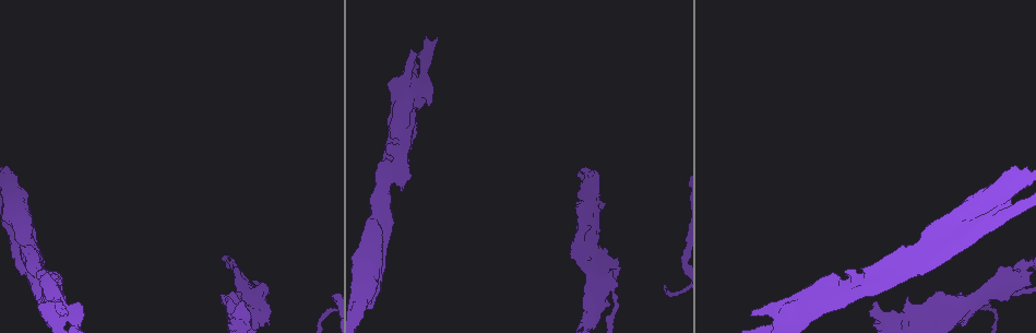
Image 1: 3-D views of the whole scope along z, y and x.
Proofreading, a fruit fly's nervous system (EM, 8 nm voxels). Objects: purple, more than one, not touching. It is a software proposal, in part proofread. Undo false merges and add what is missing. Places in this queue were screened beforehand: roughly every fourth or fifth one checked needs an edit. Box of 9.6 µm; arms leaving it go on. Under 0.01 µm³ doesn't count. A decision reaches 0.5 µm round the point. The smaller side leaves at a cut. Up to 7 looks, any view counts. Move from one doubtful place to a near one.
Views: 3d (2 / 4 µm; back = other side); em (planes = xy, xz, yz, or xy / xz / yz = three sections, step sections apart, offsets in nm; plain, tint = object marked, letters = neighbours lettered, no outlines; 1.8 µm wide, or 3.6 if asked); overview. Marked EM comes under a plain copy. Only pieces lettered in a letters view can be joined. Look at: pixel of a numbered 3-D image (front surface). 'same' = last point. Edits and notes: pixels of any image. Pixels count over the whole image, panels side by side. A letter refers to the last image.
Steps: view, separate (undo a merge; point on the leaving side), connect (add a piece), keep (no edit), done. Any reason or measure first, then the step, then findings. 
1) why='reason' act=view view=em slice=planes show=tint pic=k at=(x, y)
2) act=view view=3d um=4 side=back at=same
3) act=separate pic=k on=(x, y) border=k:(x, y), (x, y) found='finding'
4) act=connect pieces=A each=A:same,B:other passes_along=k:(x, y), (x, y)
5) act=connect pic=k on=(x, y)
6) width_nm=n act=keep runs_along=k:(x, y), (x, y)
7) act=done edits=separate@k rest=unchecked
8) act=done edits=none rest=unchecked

why='thick end' act=view view=3d um=4 pic=1 at=(907, 298)

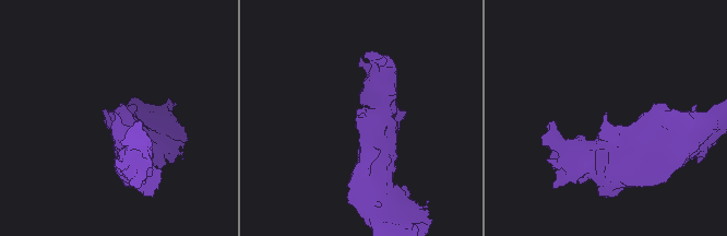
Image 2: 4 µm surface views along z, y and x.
why='need the tissue' act=view view=em slice=xy step=4 show=tint pic=2 at=(360, 116)

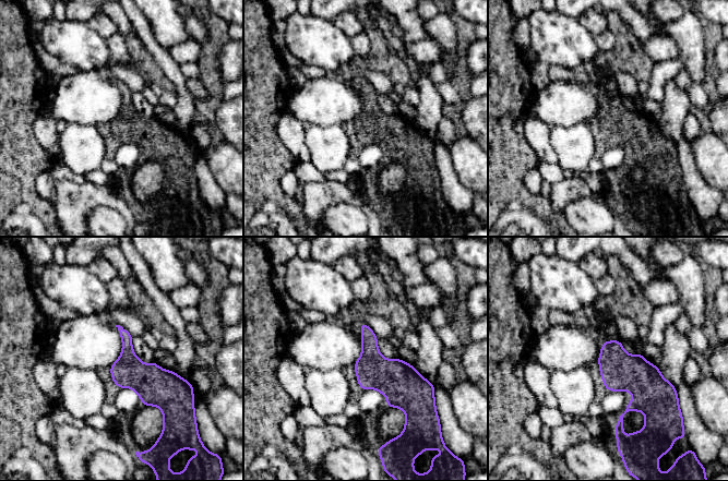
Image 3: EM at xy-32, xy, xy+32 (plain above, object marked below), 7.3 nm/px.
act=view view=em slice=planes show=letters at=same

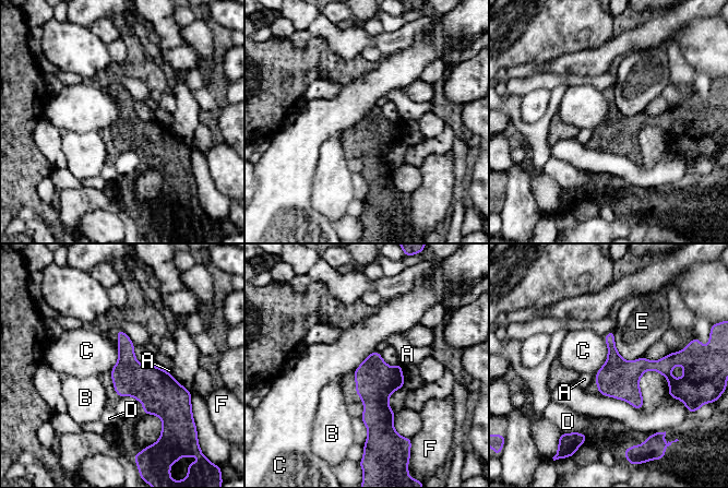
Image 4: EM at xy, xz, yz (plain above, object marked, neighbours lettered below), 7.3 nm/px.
width_nm=260 act=keep each=A:other,B:other,C:other,D:other,E:other,F:other border=4:(605, 337), (607, 359), (596, 371) found='none of them fits'

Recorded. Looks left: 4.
why='touches itself' act=view view=em um=3.6 slice=planes show=tint pic=1 at=(955, 236)

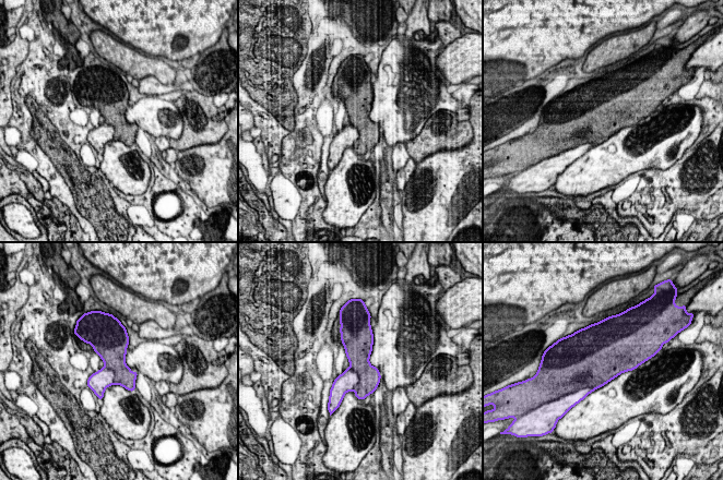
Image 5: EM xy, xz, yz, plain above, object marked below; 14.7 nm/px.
why='what lies round it' act=view view=em um=3.6 slice=planes show=letters at=same

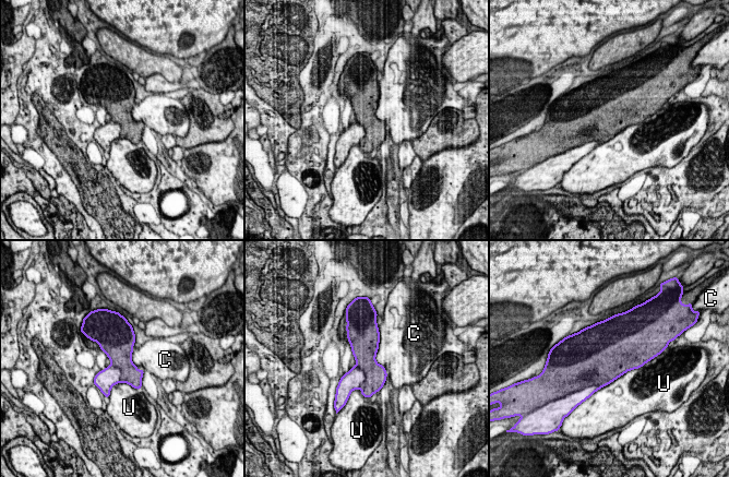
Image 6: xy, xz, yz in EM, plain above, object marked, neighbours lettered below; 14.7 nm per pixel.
act=separate pic=6 on=(353, 380) each=C:other,U:other border=6:(356, 365), (365, 376), (360, 388) found='two neurons meet here'

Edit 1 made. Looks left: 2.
act=done edits=separate@6 rest=unchecked

